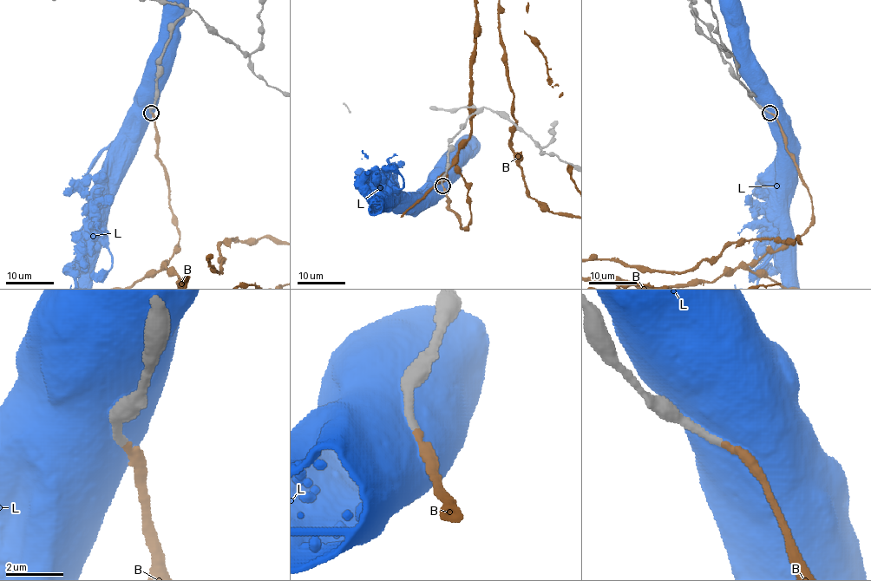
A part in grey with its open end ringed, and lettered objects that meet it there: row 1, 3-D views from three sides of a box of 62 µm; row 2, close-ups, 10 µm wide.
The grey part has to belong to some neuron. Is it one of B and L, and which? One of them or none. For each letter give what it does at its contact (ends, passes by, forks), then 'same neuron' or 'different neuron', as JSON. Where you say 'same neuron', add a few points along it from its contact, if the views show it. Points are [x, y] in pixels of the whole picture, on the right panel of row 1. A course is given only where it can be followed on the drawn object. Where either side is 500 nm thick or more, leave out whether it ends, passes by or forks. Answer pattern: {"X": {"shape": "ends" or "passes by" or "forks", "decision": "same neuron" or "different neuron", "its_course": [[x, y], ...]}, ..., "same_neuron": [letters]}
{"B": {"shape": "ends", "decision": "same neuron"}, "L": {"decision": "different neuron"}, "same_neuron": ["B"]}

